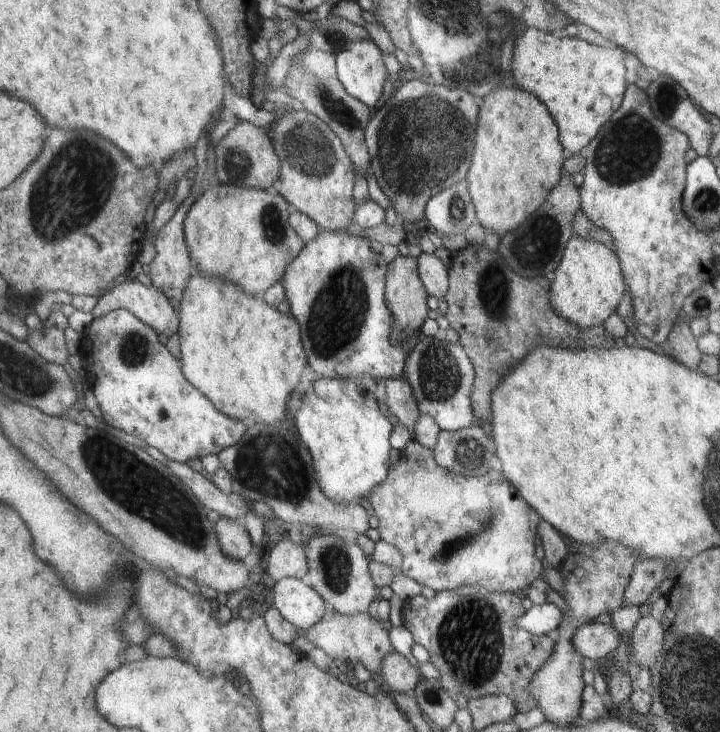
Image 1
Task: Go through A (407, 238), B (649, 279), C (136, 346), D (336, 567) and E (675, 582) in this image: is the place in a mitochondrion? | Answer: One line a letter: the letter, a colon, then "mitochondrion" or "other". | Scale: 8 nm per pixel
A: other
B: other
C: mitochondrion
D: mitochondrion
E: other

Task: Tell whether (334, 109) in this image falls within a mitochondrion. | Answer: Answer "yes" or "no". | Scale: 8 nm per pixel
yes

